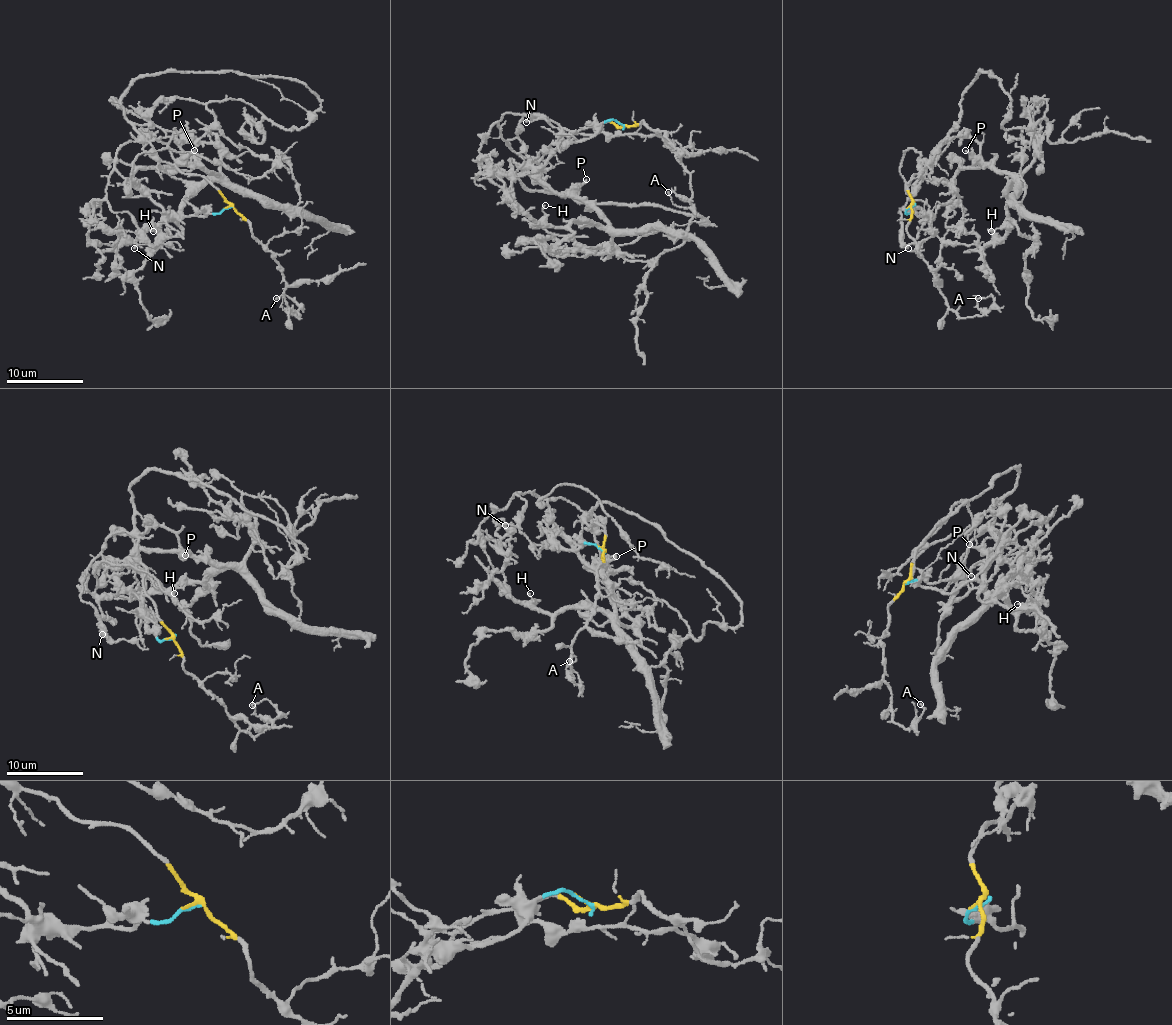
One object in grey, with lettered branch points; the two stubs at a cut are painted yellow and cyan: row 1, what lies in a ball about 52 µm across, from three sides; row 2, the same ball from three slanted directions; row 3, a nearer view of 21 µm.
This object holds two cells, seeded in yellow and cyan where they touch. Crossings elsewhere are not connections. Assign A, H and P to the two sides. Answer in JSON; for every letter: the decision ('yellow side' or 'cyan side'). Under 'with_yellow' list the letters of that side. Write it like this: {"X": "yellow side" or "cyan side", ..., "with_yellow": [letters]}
{"A": "yellow side", "H": "cyan side", "P": "cyan side", "with_yellow": ["A"]}

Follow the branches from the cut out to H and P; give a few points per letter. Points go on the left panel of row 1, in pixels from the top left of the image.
H: (230, 206), (201, 216), (167, 216), (136, 181), (134, 174), (147, 168), (199, 166), (215, 176), (153, 231)
P: (230, 206), (201, 216), (167, 216), (134, 180), (138, 170), (178, 166), (193, 151)

